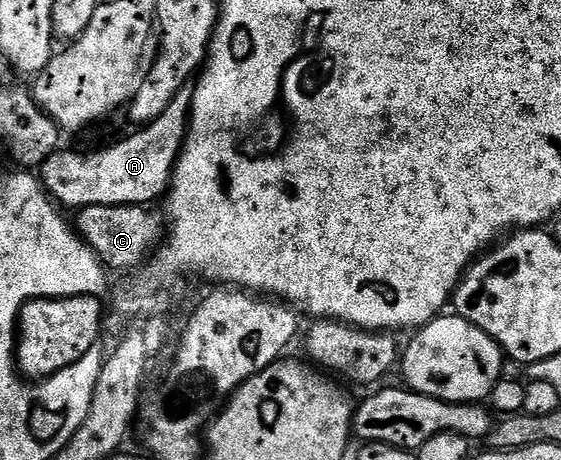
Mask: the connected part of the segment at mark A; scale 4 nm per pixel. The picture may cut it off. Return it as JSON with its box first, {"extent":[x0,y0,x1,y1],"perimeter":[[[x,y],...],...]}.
{"extent":[40,92,192,212],"perimeter":[[[181,92],[175,95],[174,99],[165,112],[156,120],[145,123],[135,134],[106,146],[103,150],[94,150],[91,154],[77,154],[74,150],[59,148],[55,150],[48,160],[44,160],[40,167],[40,181],[42,189],[50,195],[51,199],[59,207],[77,212],[104,204],[105,206],[146,206],[163,197],[170,188],[170,177],[174,175],[174,166],[178,162],[178,154],[182,151],[182,144],[186,141],[188,129],[188,115],[192,98],[189,93]]]}

